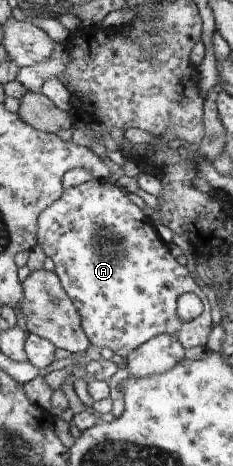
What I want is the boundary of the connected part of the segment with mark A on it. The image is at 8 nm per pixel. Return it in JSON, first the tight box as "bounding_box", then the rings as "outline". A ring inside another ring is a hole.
{"bounding_box":[38,179,213,357],"outline":[[[93,179],[64,189],[60,198],[38,218],[38,244],[54,262],[55,274],[80,314],[82,329],[92,345],[110,348],[115,354],[126,357],[140,344],[165,333],[176,334],[184,349],[206,346],[213,323],[204,290],[187,268],[170,254],[168,244],[160,239],[152,220],[115,182]],[[185,293],[196,294],[203,305],[203,315],[191,322],[180,320],[177,314],[177,302]]]}

